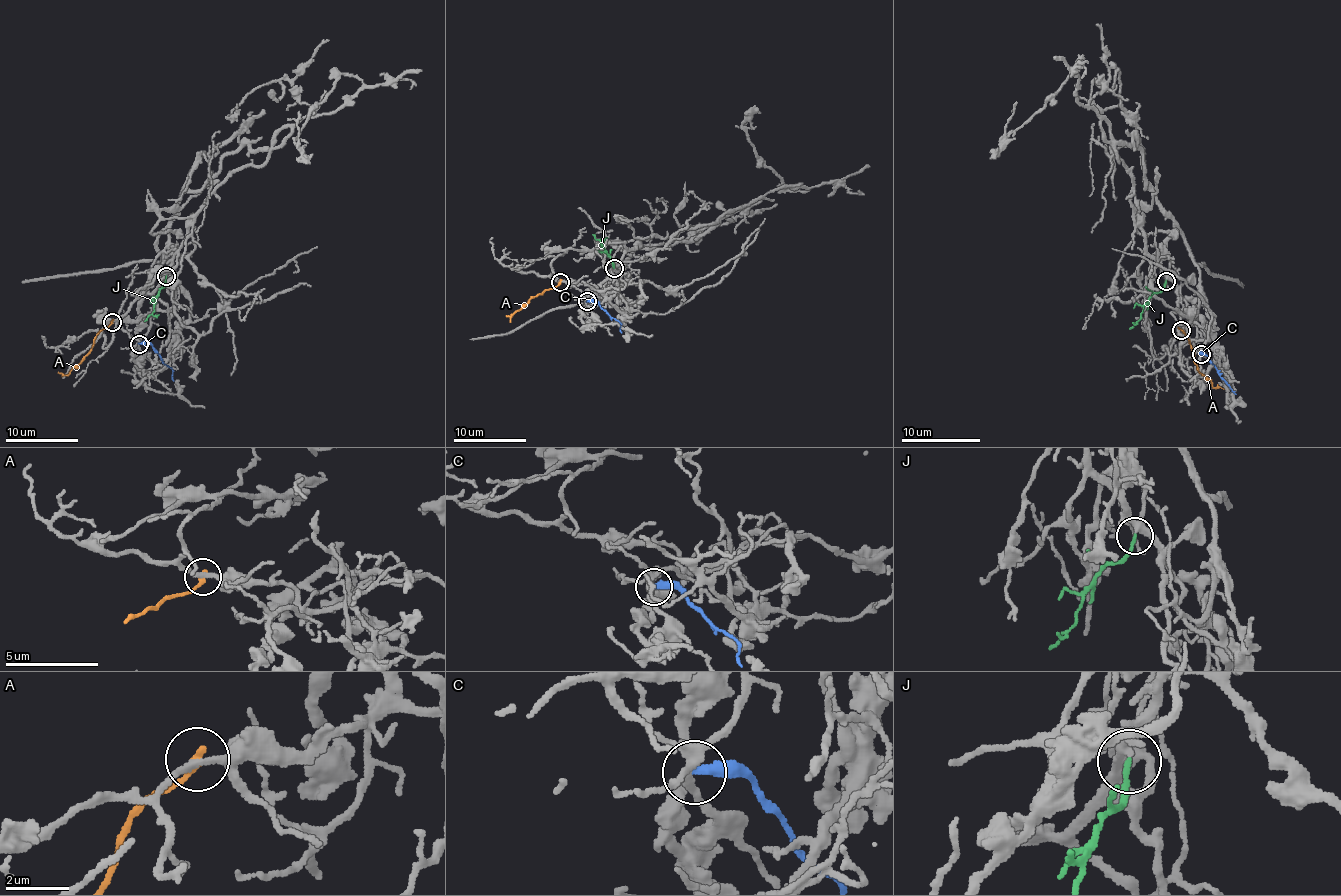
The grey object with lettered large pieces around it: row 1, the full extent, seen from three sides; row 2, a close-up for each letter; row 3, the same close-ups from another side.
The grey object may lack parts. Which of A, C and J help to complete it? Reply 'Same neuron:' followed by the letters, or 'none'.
Same neuron: J

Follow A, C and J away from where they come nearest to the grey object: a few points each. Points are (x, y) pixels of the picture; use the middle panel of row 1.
A: (560, 282), (533, 297), (509, 322)
C: (587, 300), (595, 300), (620, 324), (622, 333)
J: (615, 268), (602, 244), (593, 235)

